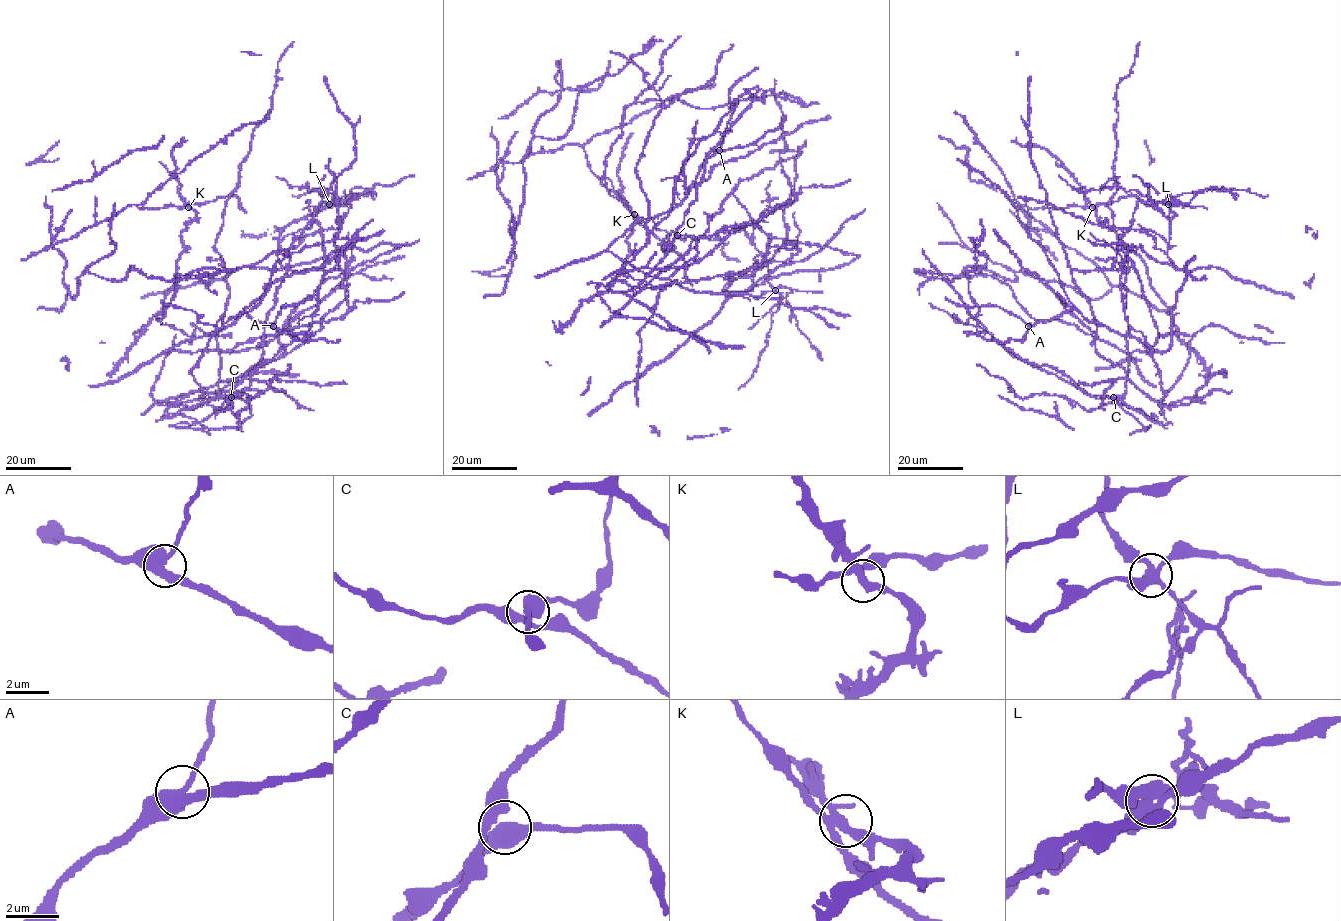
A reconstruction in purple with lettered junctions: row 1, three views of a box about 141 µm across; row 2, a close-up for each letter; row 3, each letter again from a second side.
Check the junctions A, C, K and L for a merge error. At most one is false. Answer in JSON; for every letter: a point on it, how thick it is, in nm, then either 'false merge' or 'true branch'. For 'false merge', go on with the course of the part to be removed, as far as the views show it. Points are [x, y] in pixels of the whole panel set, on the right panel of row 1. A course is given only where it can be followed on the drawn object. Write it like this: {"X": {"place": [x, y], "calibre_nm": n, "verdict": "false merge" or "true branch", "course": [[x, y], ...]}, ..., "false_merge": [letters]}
{"A": {"place": [1028, 326], "calibre_nm": 400, "verdict": "true branch"}, "C": {"place": [1113, 397], "calibre_nm": 440, "verdict": "true branch"}, "K": {"place": [1092, 207], "calibre_nm": 320, "verdict": "true branch"}, "L": {"place": [1168, 204], "calibre_nm": 440, "verdict": "false merge", "course": [[1168, 204], [1181, 204], [1174, 197], [1196, 191], [1244, 189], [1268, 196]]}, "false_merge": ["L"]}

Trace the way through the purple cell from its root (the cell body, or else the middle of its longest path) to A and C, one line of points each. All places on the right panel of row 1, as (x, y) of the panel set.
A: (996, 341), (977, 331), (971, 239), (977, 270), (1033, 318), (1097, 337), (1066, 312), (1028, 326)
C: (996, 341), (1021, 359), (1062, 372), (1087, 394), (1098, 398), (1113, 397)

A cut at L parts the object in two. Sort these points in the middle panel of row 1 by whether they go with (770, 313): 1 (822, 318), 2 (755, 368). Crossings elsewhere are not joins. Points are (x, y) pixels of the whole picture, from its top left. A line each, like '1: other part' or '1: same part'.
1: other part
2: same part

